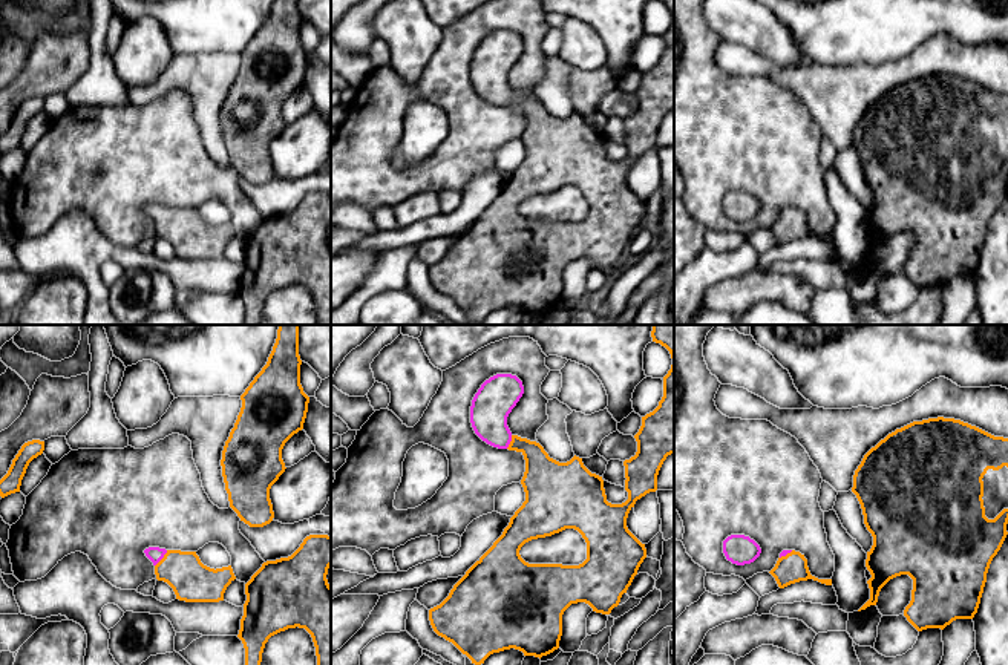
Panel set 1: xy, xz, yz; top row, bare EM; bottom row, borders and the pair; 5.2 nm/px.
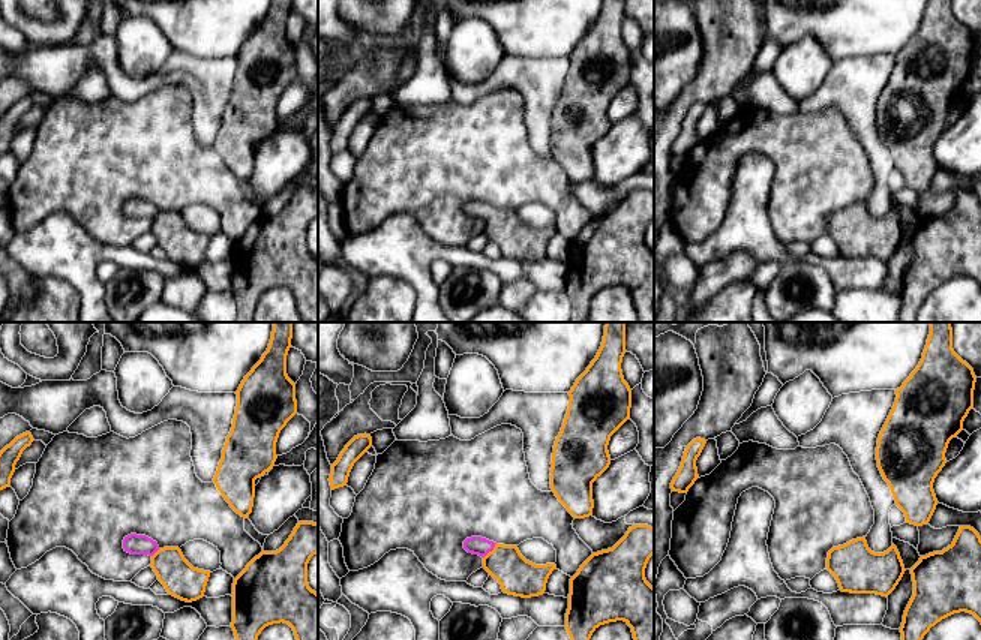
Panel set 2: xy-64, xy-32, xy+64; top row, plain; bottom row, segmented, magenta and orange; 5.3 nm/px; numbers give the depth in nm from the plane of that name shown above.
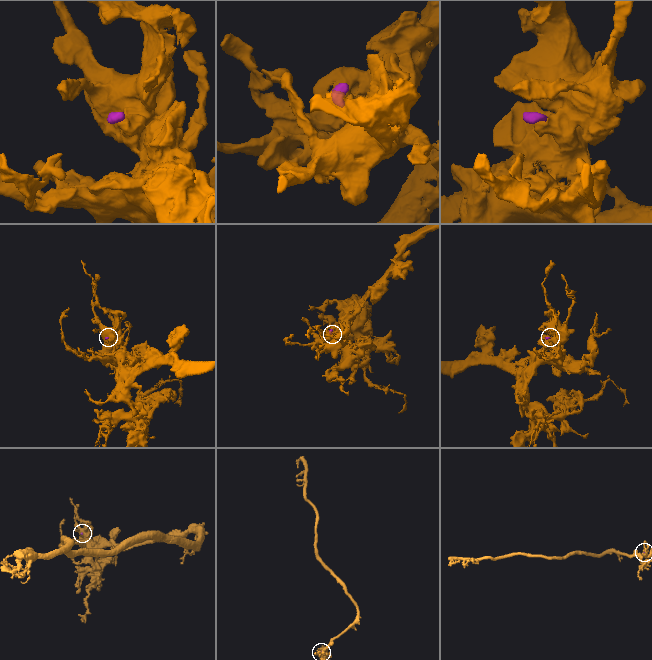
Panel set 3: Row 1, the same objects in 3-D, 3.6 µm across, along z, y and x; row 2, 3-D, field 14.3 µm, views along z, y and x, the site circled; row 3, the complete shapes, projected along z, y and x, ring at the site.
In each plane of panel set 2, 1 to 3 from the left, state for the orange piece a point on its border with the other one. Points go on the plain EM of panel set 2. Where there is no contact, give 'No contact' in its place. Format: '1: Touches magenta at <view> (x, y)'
1: Touches magenta at xy-64 (155, 216)
2: Touches magenta at xy-32 (491, 215)
3: No contact

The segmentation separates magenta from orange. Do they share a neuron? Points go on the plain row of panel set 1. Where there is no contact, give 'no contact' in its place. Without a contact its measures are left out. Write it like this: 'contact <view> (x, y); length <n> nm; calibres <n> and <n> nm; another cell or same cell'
contact xy (163, 213); length 110 nm; calibres 80 and 220 nm; same cell

